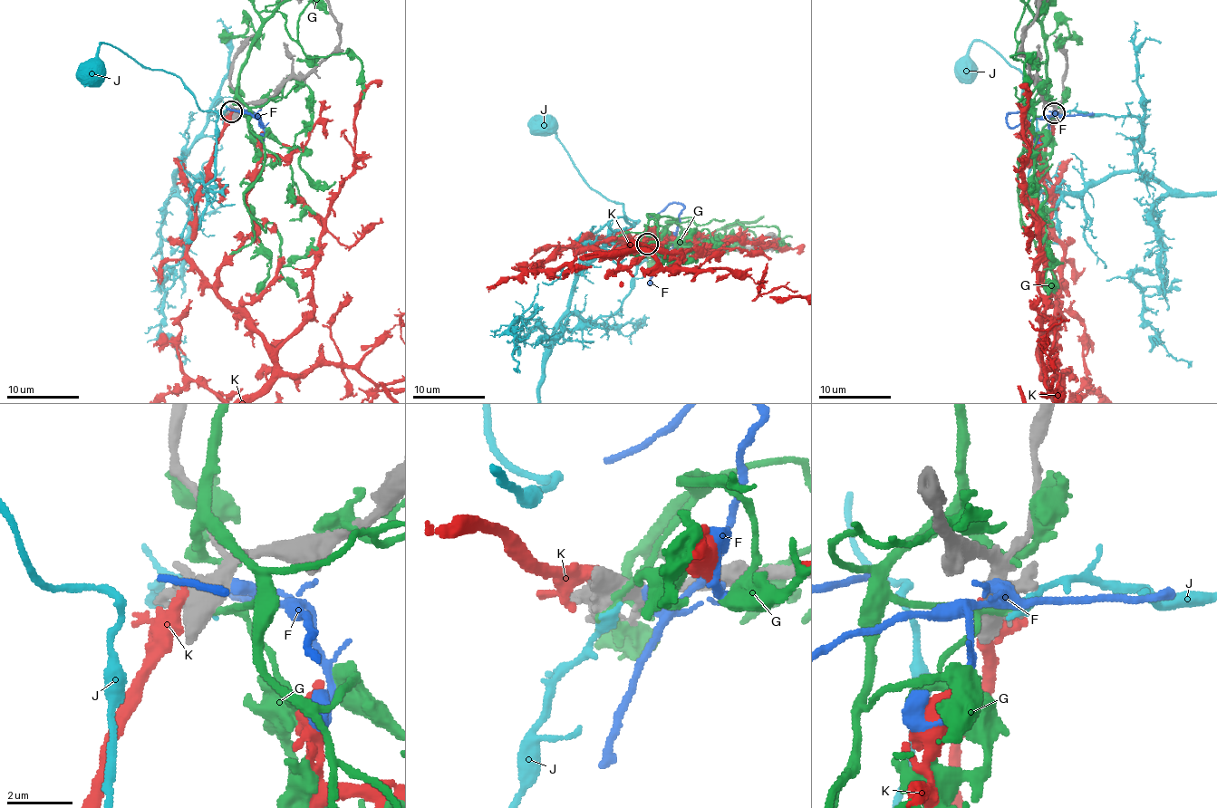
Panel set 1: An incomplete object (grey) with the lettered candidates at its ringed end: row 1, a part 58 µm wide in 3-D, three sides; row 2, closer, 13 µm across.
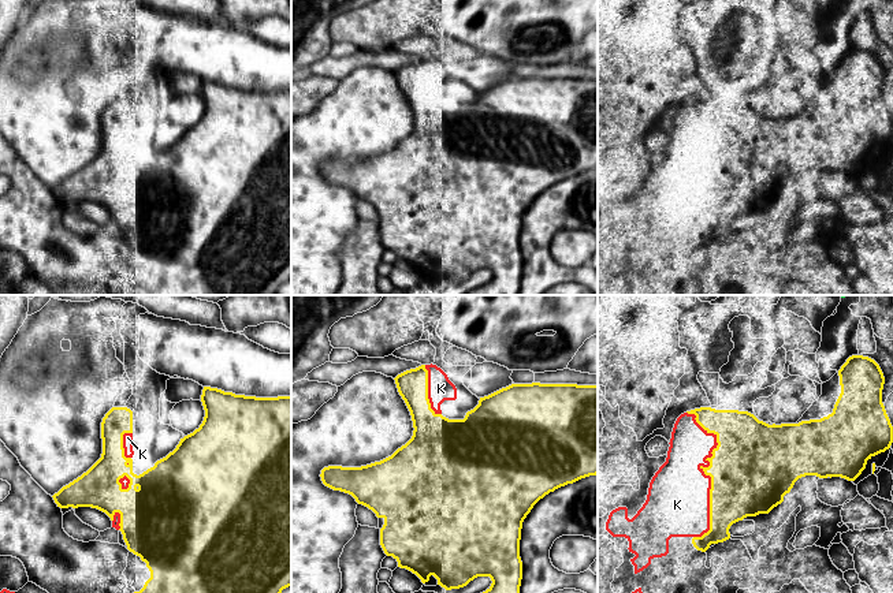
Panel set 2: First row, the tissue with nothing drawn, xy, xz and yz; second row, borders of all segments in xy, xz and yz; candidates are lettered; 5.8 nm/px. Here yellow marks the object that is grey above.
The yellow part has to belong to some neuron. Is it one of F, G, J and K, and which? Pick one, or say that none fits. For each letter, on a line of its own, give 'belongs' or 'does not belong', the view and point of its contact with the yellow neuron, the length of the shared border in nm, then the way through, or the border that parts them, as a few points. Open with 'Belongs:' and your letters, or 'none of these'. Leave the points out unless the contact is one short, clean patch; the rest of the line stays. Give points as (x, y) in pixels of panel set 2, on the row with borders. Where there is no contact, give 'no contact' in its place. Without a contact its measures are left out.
Belongs: K
F: does not belong; no contact
G: does not belong; no contact
J: does not belong; no contact
K: belongs; meets yellow in yz at (706, 474); contact 750 nm long

